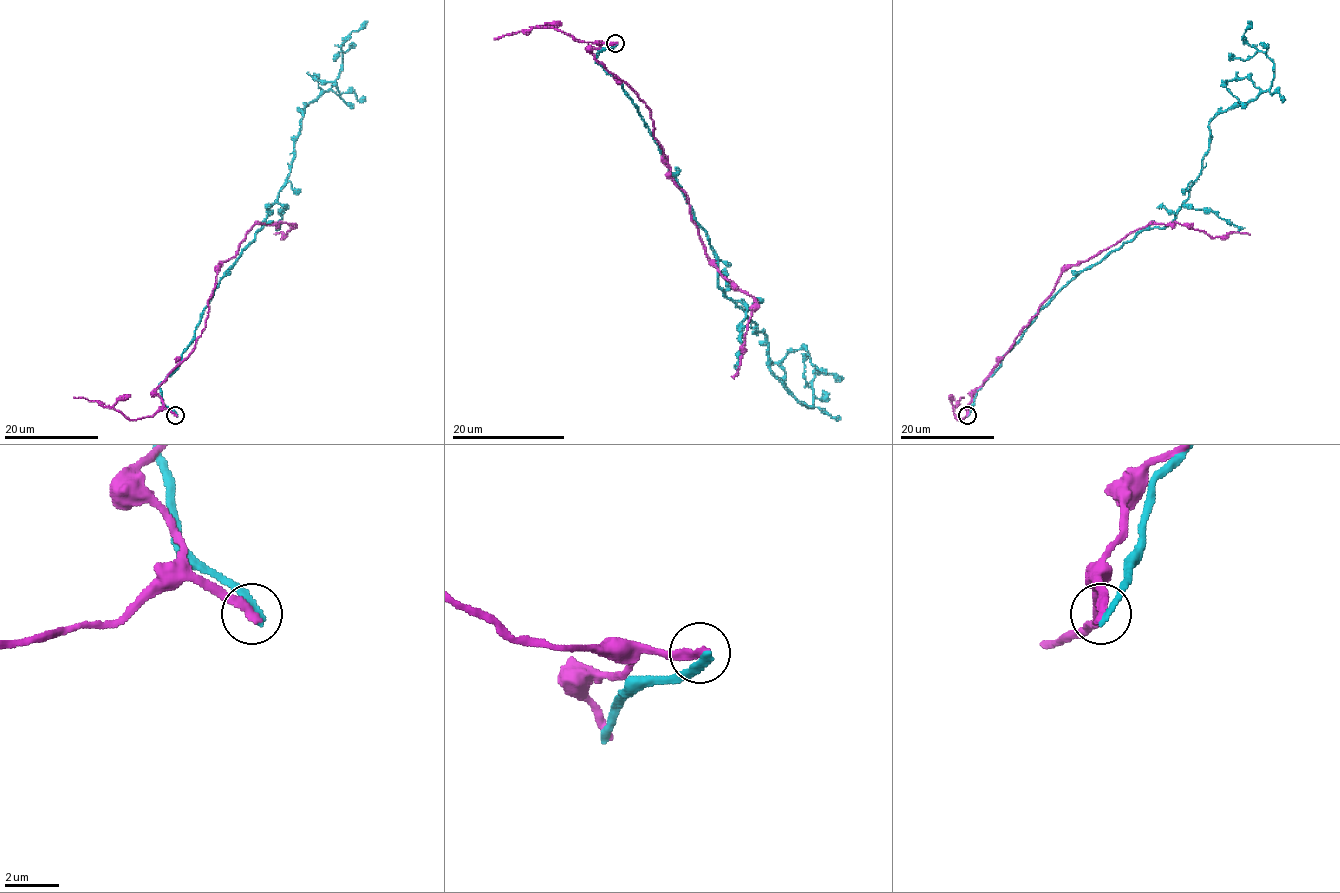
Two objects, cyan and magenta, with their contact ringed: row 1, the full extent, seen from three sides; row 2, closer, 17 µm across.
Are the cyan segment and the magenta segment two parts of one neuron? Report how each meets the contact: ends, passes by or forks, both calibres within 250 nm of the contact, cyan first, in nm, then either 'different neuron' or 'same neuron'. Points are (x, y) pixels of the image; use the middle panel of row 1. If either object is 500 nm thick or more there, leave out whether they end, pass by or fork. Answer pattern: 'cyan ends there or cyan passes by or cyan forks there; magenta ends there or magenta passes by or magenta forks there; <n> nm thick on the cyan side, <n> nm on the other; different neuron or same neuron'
cyan ends there; magenta ends there; 280 nm thick on the cyan side, 320 nm on the other; different neuron

